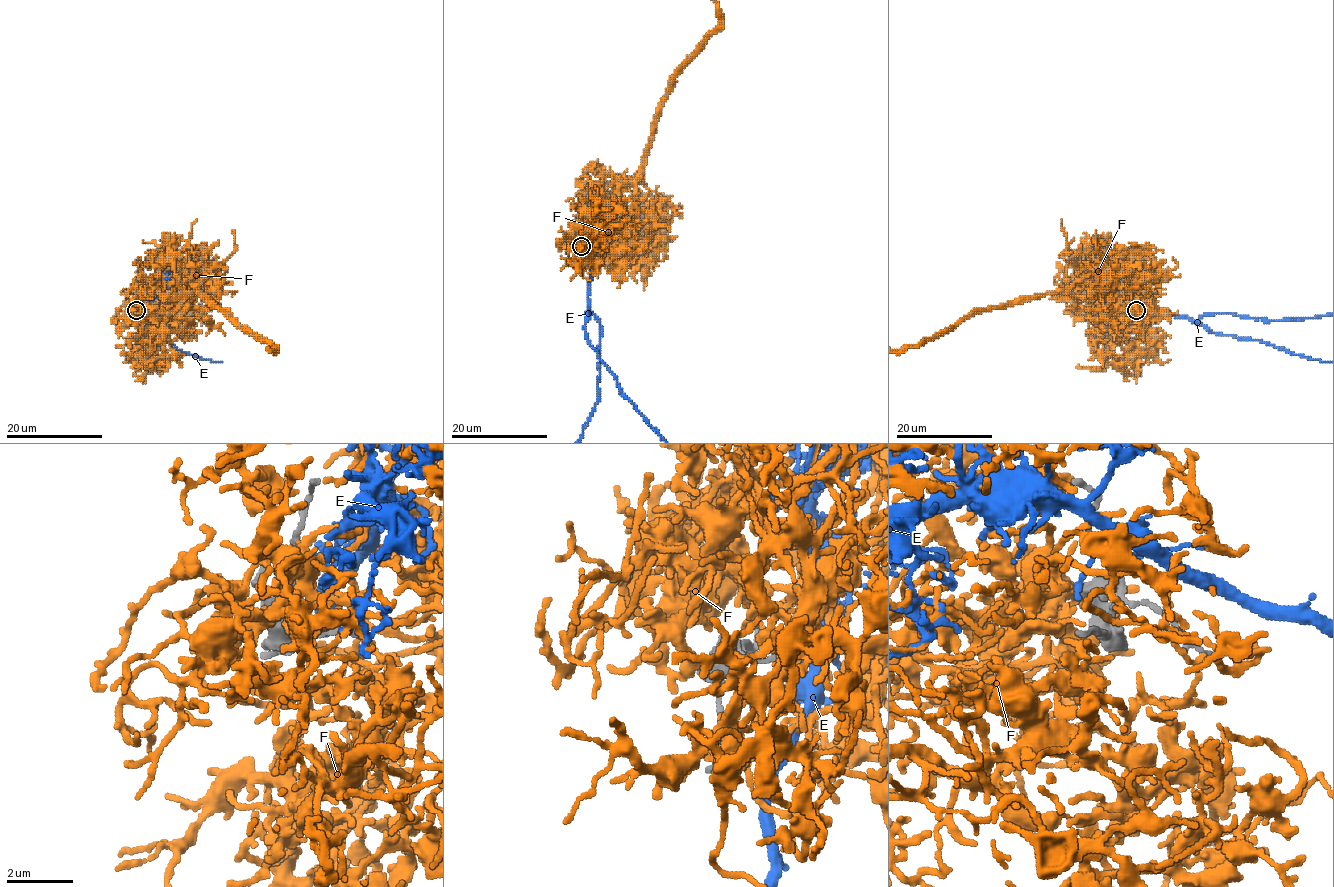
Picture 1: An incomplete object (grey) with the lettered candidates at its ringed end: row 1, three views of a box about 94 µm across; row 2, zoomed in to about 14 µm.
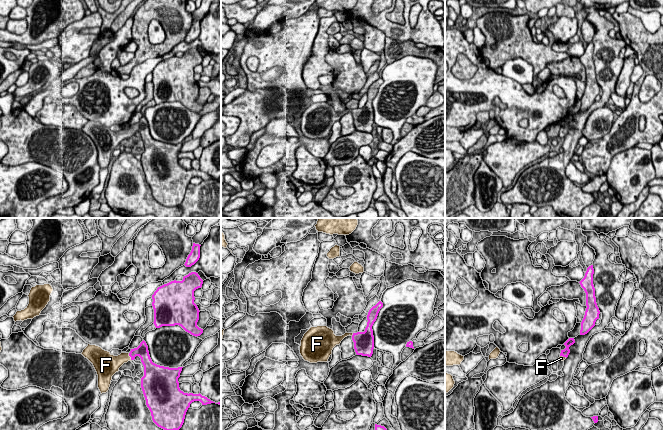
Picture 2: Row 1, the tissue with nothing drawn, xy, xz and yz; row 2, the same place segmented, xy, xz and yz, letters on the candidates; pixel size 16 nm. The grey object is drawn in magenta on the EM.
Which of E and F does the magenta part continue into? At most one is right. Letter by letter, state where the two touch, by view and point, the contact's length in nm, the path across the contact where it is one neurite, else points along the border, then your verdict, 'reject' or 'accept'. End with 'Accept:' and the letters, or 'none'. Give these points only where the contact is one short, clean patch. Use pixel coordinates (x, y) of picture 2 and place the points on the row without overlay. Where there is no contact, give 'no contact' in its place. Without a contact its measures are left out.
E: no contact | reject
F: xy (130, 132) | 140 nm | across xy (142, 127), (136, 127), (130, 132), (116, 138) | accept
Accept: F

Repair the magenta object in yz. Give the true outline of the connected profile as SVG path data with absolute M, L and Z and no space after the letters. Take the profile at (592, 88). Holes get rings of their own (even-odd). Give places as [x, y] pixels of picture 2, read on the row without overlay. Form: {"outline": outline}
{"outline": "M593 41L587 44L584 54L579 58L586 69L586 87L581 98L580 111L587 110L594 102L597 95L599 95L599 84L596 79L595 64L593 61Z"}

